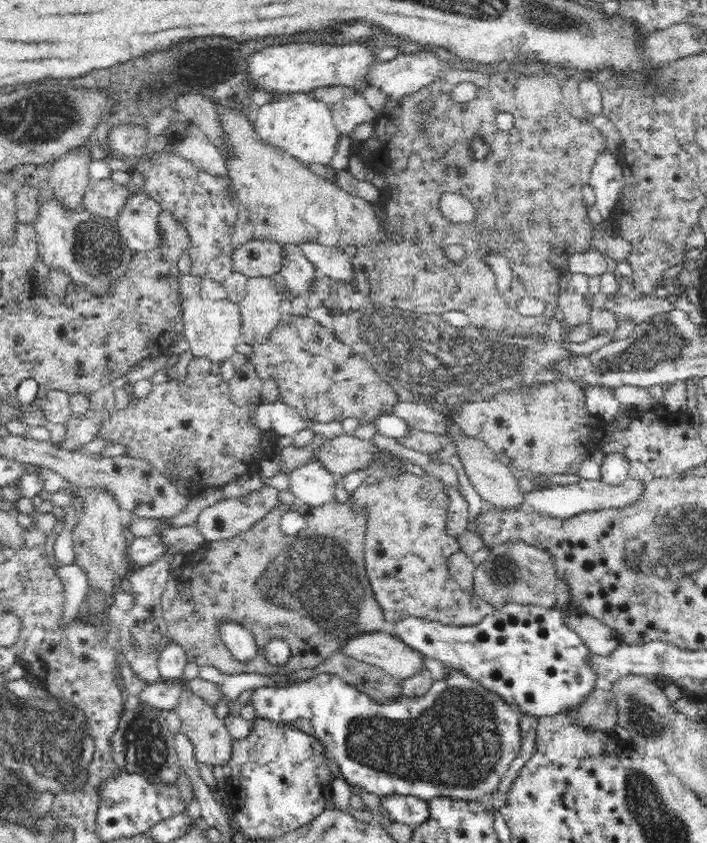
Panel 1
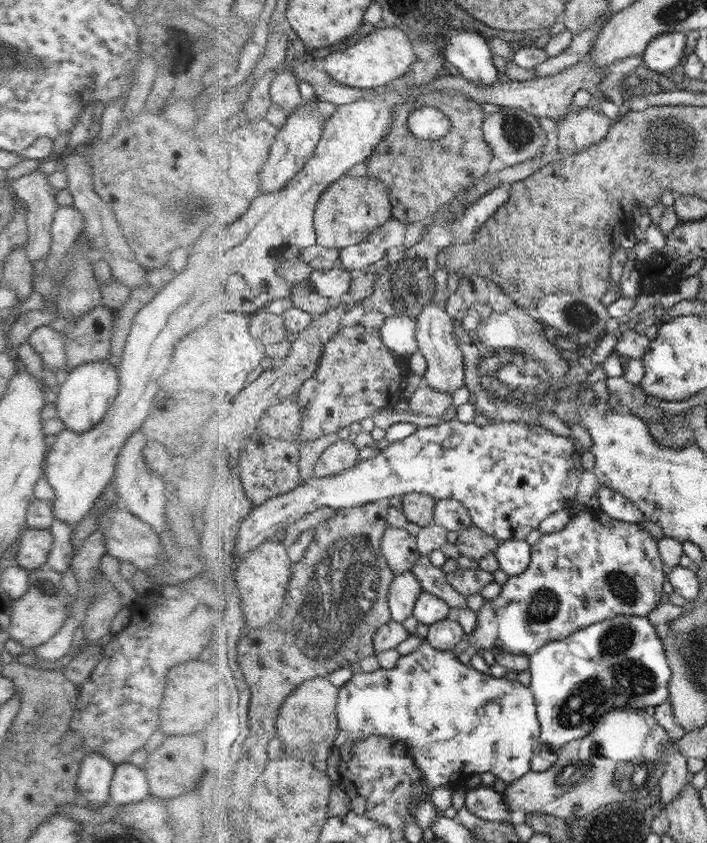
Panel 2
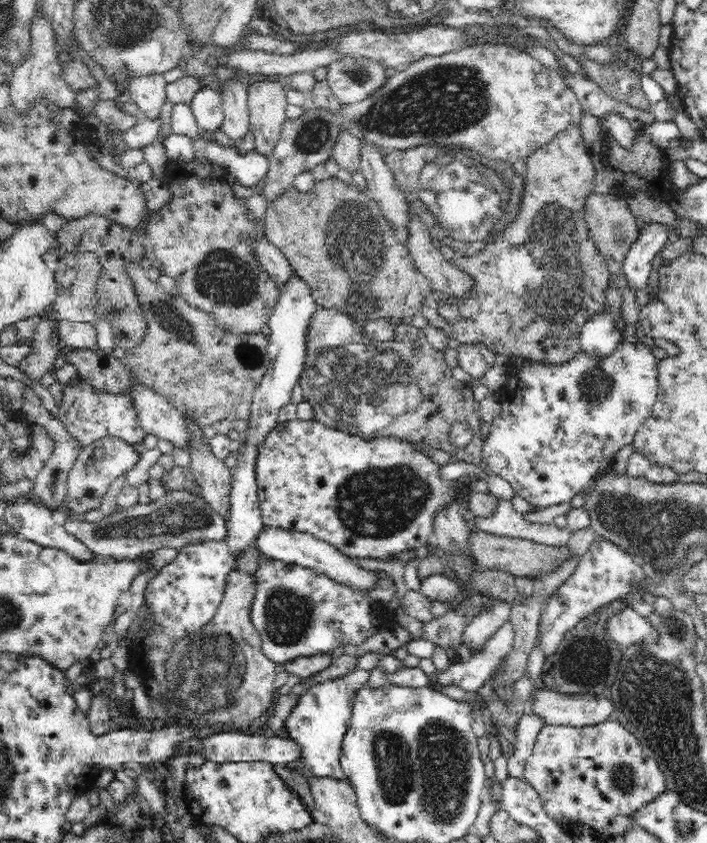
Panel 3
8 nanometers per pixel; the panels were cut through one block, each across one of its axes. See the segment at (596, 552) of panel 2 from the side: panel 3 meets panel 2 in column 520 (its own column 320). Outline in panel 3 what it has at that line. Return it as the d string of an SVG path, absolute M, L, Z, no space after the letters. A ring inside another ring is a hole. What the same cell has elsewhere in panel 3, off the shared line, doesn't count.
M276 559L260 561L256 572L256 598L249 618L262 635L262 652L275 664L288 664L298 657L333 651L338 646L362 644L396 621L388 606L376 604L367 592L340 585L326 574Z

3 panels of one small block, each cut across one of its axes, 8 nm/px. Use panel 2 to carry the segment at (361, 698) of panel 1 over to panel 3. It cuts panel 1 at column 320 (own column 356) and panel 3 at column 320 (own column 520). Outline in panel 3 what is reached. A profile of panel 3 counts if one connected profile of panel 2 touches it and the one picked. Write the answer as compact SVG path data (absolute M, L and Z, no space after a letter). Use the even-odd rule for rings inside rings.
M360 668L347 674L324 679L306 690L285 721L283 733L299 746L297 768L306 776L344 779L341 767L341 744L352 718L354 700L361 686L368 683L370 671Z

